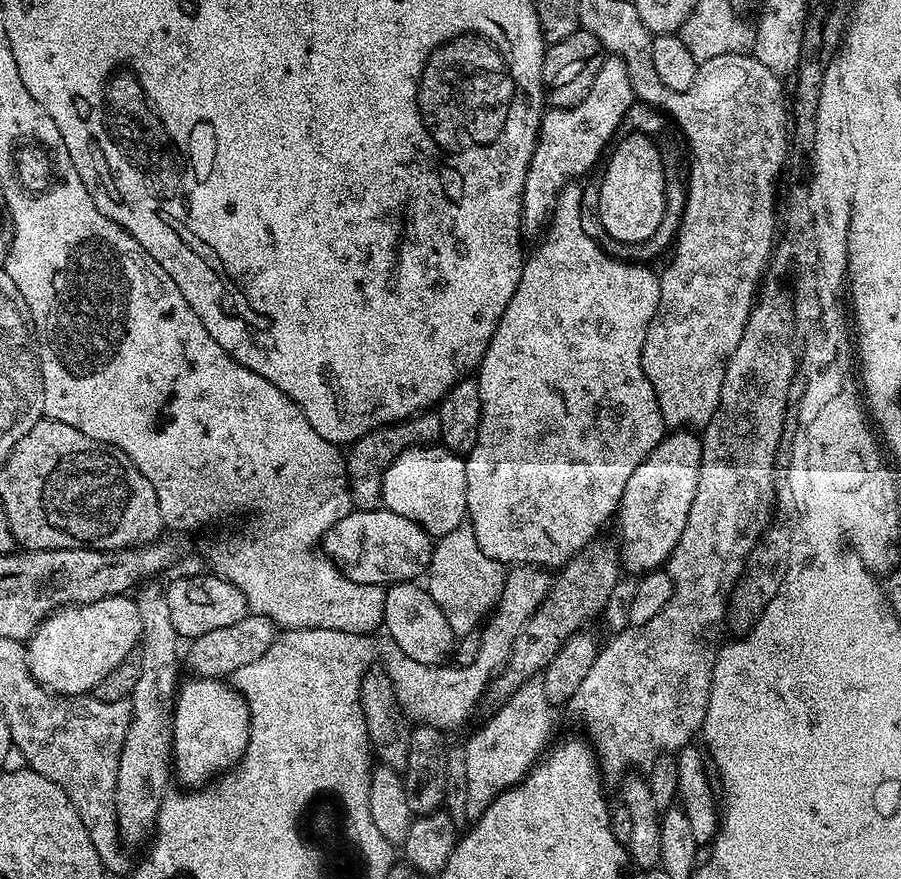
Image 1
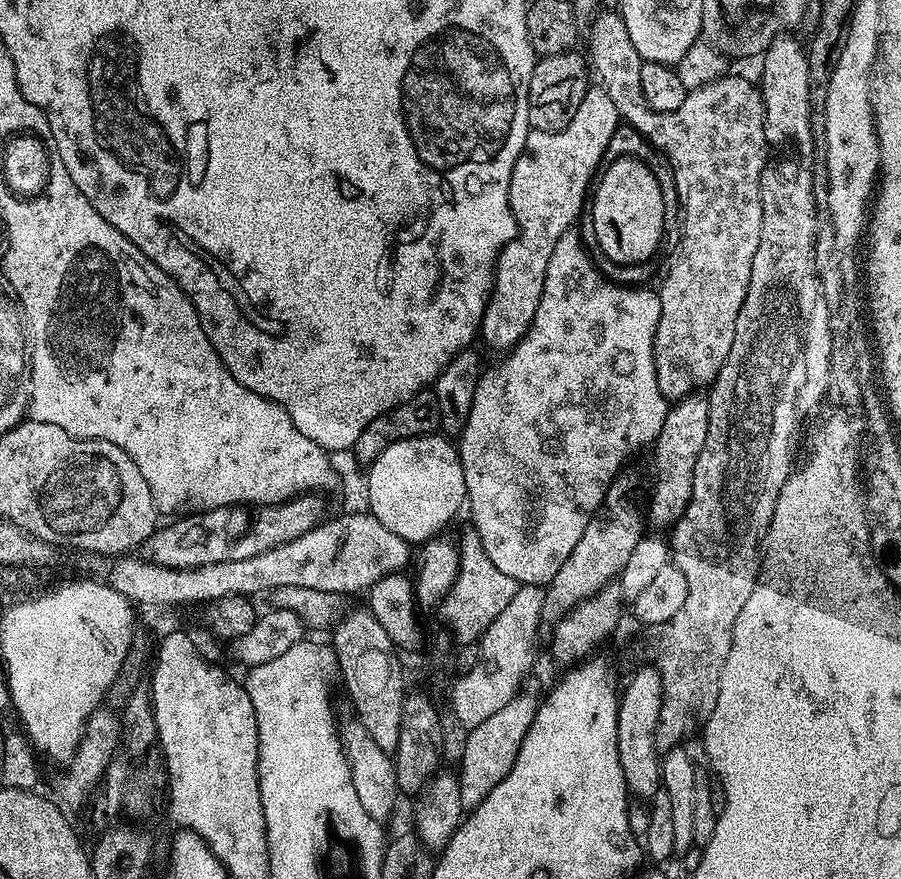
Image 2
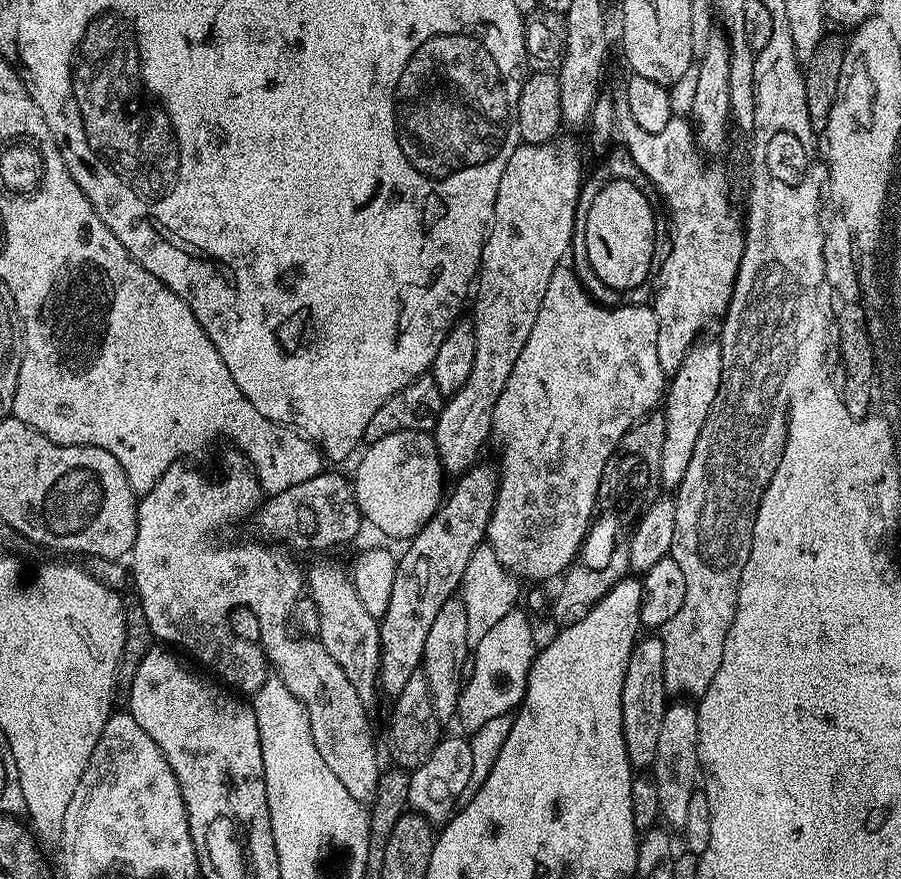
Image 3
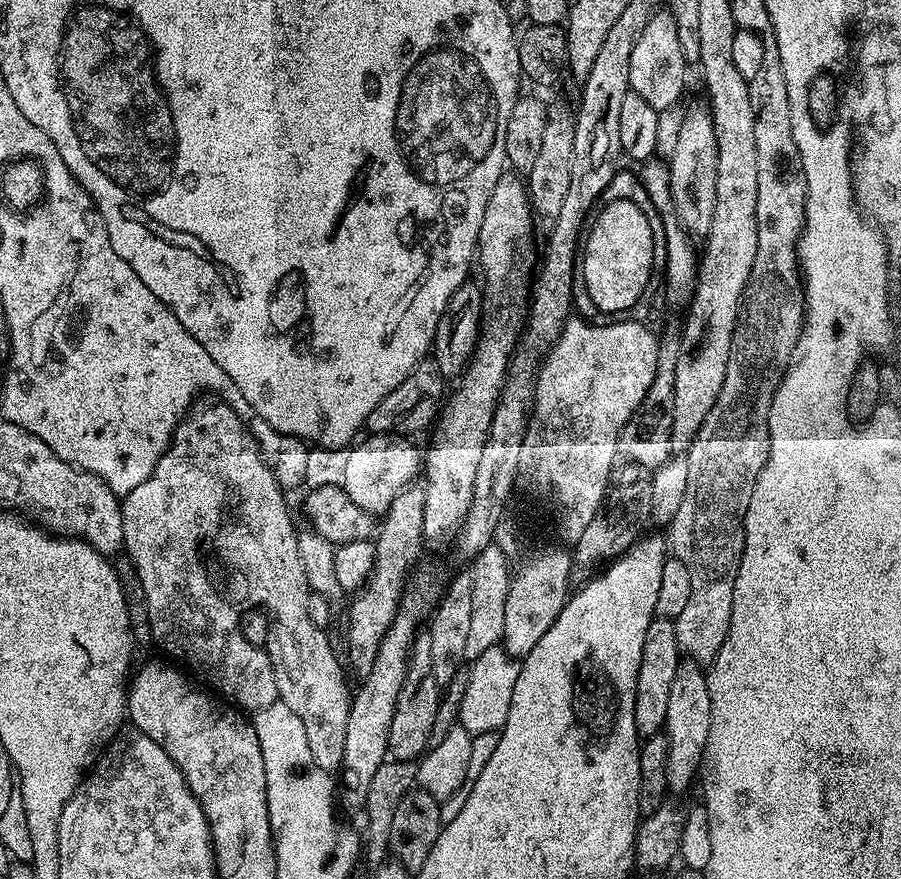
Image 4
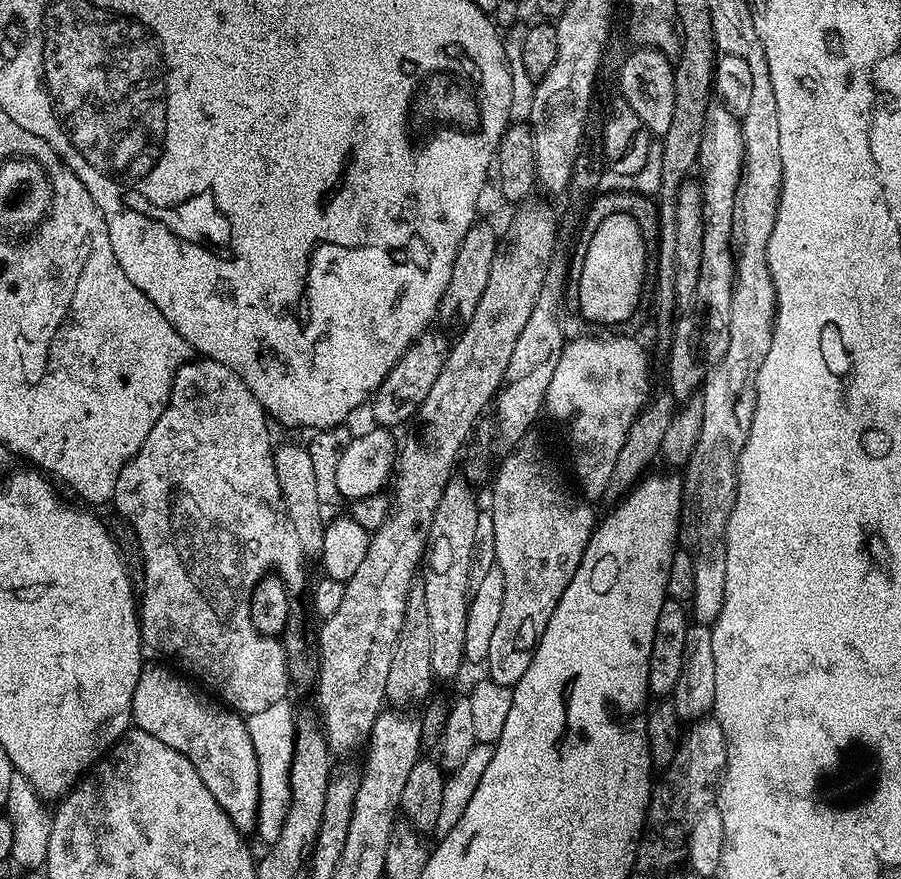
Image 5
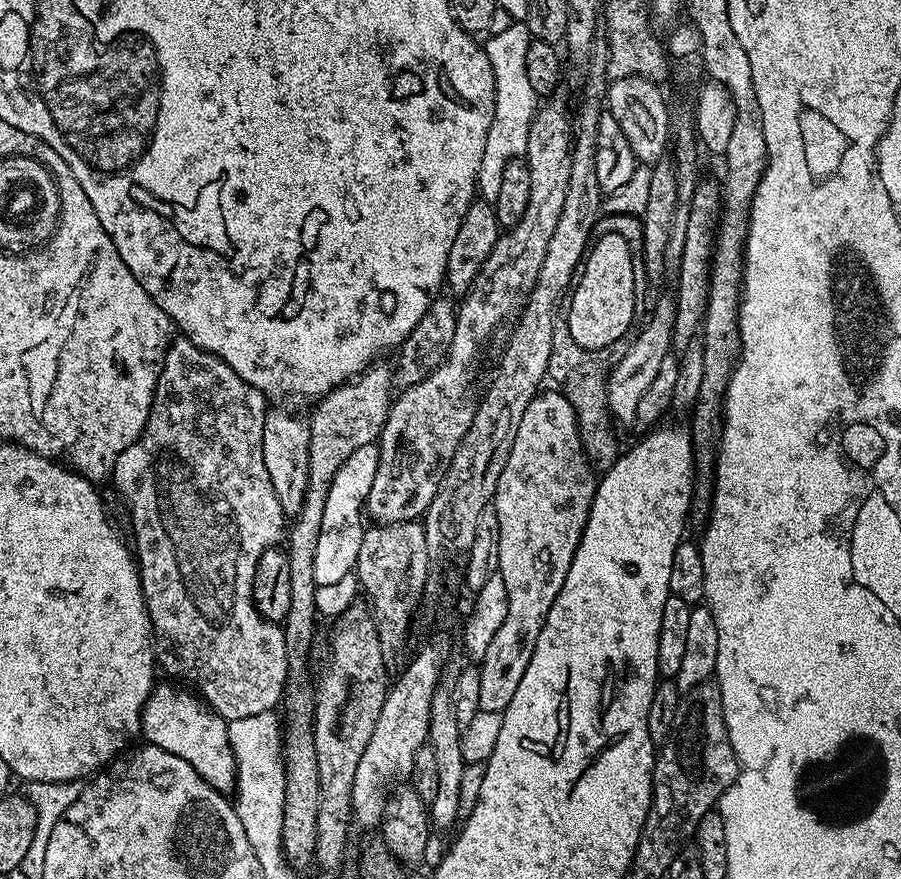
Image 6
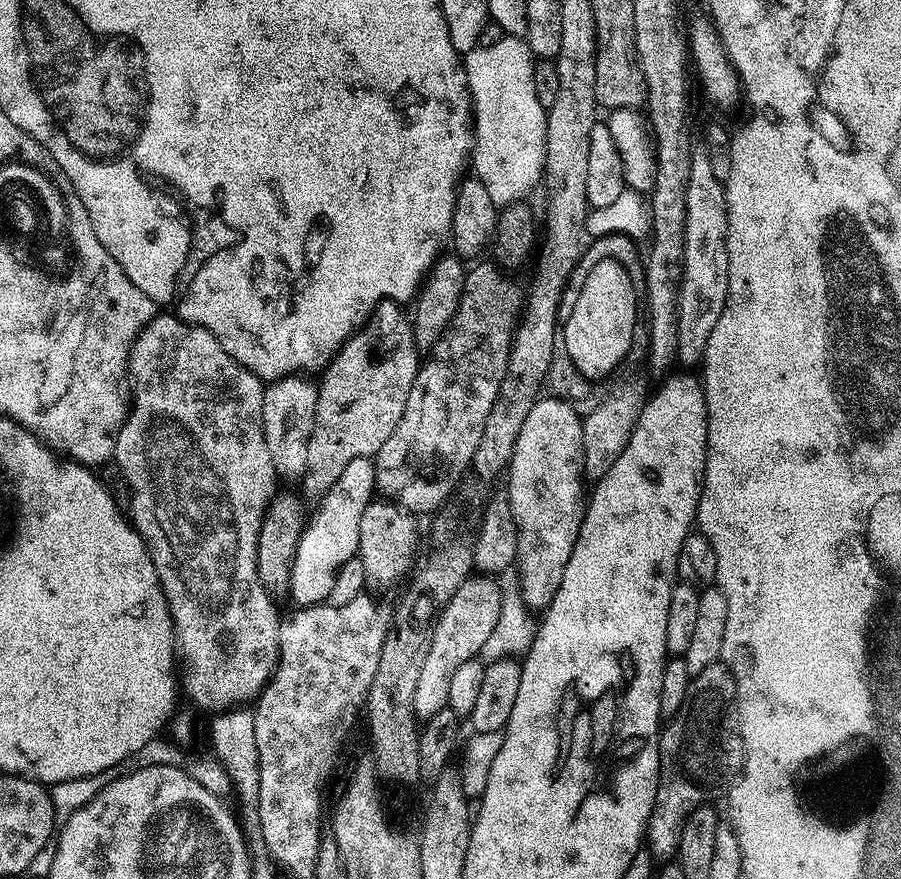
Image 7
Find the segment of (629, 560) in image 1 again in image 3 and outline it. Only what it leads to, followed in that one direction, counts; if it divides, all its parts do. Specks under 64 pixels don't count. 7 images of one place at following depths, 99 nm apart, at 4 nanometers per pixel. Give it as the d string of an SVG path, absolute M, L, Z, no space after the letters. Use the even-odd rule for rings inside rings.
M701 338L692 345L692 349L682 358L682 366L671 373L666 388L666 399L662 411L666 418L666 442L662 442L659 483L669 490L679 488L682 478L686 478L686 466L690 466L690 457L694 455L694 442L702 434L702 422L718 398L718 386L722 382L722 354L719 339ZM668 400L668 401L667 401Z

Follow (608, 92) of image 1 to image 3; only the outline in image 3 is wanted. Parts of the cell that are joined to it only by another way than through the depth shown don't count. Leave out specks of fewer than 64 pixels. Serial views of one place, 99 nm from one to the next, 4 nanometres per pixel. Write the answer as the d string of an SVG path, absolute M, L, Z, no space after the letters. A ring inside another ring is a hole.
M521 142L510 154L506 170L502 170L502 182L498 182L490 231L485 235L480 255L478 283L474 288L476 301L472 304L470 315L474 332L474 366L471 367L466 384L443 401L443 408L434 427L436 449L445 473L467 472L477 463L479 456L476 455L479 454L480 447L489 443L494 406L498 406L498 394L502 394L502 386L506 386L506 378L510 378L510 370L514 370L514 362L518 362L518 354L522 354L522 346L526 346L526 338L530 338L530 330L534 330L538 309L542 307L542 298L546 298L546 286L550 286L550 274L561 267L563 260L560 259L564 255L567 257L572 247L576 204L580 200L582 187L580 156L572 148L560 148L556 152L556 146L552 142Z

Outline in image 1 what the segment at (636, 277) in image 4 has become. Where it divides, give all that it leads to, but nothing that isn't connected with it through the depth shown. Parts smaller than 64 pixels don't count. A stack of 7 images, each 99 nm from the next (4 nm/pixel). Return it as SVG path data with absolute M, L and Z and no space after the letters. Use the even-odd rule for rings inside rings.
M625 122L620 125L618 135L611 145L610 155L607 157L608 169L600 176L600 193L596 196L596 216L600 219L600 224L604 227L604 233L599 233L598 243L609 256L615 256L618 260L627 260L628 254L636 254L636 262L652 262L659 252L667 253L670 245L675 241L676 230L678 227L678 214L684 211L684 202L686 199L686 184L680 174L680 164L676 160L676 148L668 141L668 132L660 128L656 132L656 140L660 143L660 151L656 149L654 141L644 136L648 128L644 124L631 124ZM660 162L666 164L666 174L672 184L672 196L670 196L670 206L668 214L664 218L664 226L656 234L654 242L644 244L644 250L638 250L638 242L626 242L626 240L644 240L644 236L652 236L652 228L656 228L656 220L660 220L660 208L664 208L664 192L660 192Z

